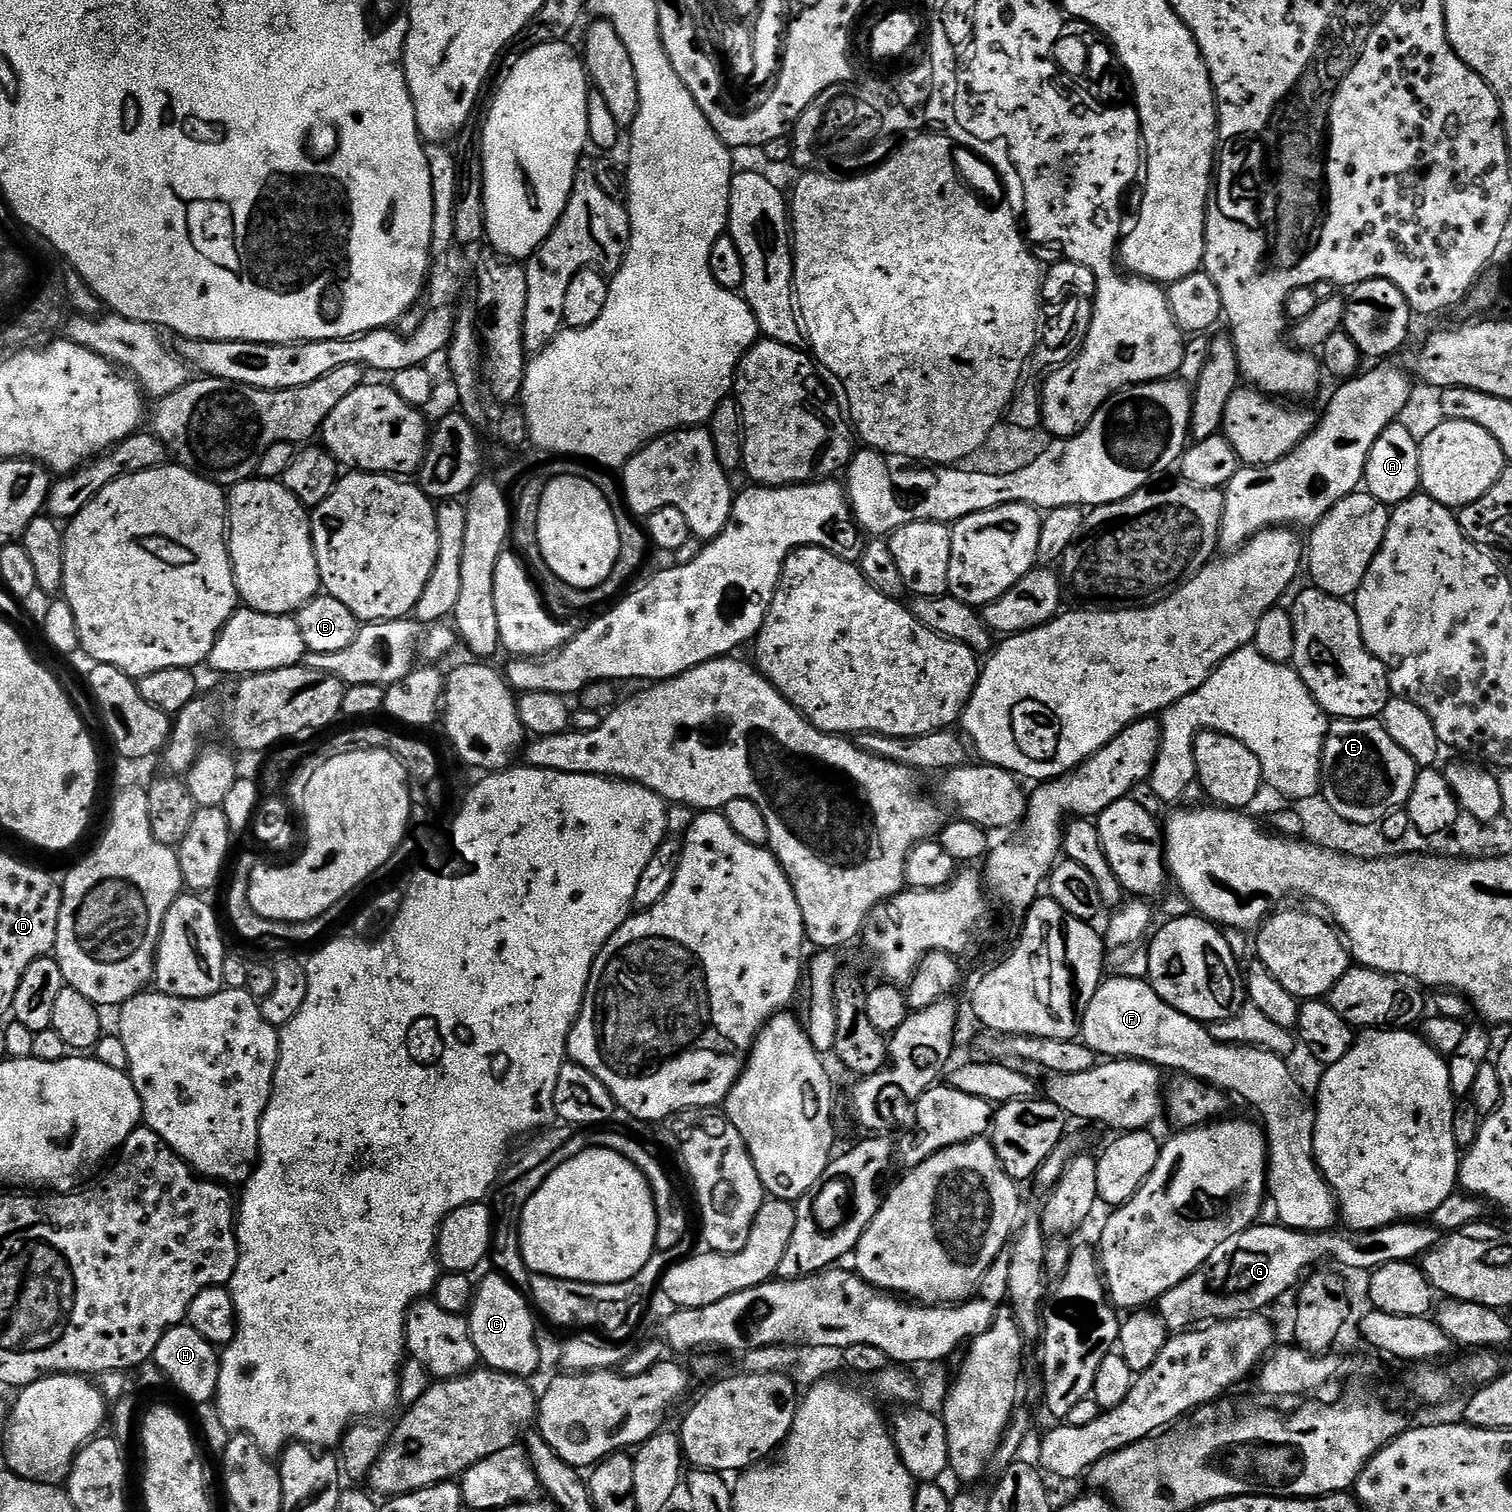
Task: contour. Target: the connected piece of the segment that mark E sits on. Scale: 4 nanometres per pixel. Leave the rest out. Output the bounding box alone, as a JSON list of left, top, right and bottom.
[1320,718,1417,825]

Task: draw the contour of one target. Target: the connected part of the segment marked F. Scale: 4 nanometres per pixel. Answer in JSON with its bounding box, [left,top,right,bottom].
[1082,976,1338,1232]

